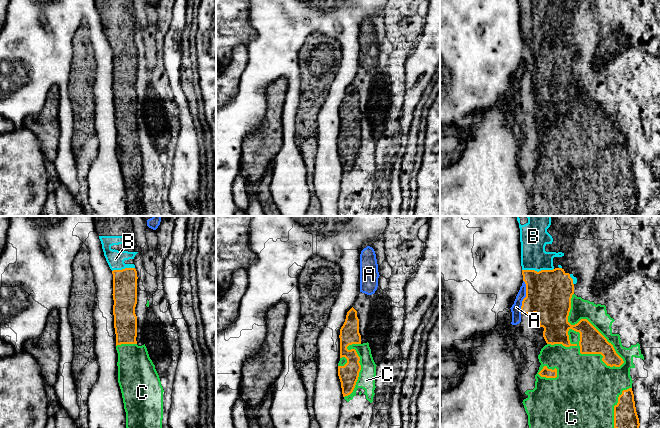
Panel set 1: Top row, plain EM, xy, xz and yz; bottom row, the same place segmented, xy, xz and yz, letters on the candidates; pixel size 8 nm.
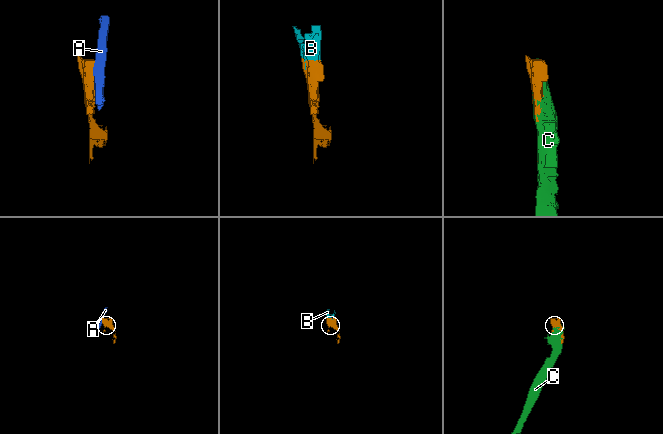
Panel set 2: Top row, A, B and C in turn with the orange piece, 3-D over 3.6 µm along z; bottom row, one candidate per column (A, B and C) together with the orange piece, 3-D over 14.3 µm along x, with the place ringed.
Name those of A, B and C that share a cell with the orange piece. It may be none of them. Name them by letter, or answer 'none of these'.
B, C

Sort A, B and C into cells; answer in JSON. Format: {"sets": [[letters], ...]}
{"sets": [["A"], ["B", "C"]]}

